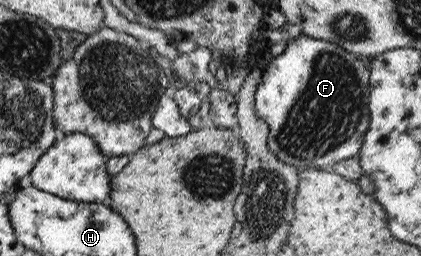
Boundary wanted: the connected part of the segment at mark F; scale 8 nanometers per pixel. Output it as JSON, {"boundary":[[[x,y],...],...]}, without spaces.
{"boundary":[[[295,34],[286,41],[284,50],[269,60],[262,72],[260,83],[253,93],[253,109],[256,116],[267,123],[267,149],[273,152],[279,161],[297,169],[326,169],[333,163],[357,157],[363,134],[369,124],[369,70],[355,54],[334,43]]]}

